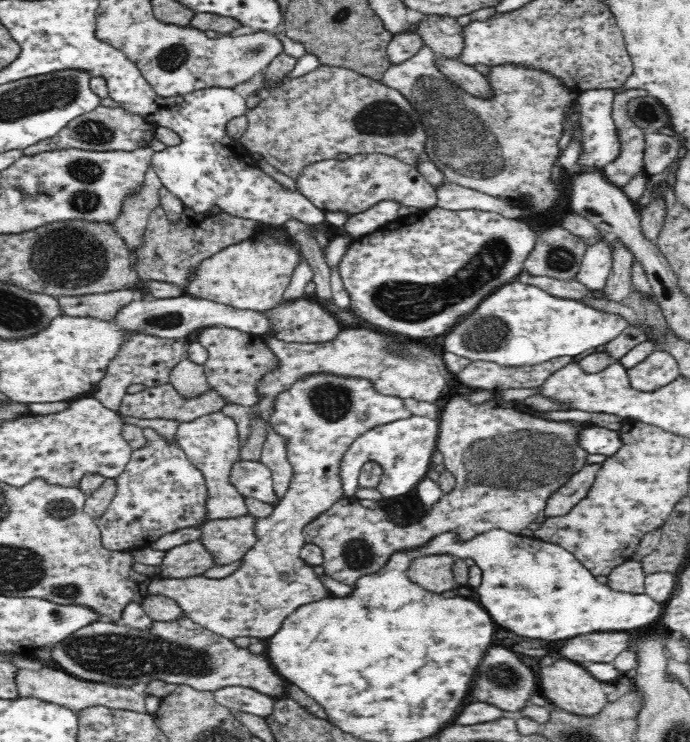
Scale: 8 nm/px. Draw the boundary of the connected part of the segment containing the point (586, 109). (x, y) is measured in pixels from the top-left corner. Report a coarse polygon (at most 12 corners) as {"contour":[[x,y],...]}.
{"contour":[[615,89],[578,93],[582,171],[618,158]]}

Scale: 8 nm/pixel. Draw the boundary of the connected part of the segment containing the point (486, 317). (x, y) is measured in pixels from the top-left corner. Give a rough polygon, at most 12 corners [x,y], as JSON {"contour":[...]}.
{"contour":[[511,282],[440,339],[505,367],[574,357],[624,317]]}

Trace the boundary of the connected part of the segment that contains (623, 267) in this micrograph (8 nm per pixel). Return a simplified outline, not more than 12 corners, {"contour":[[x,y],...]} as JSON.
{"contour":[[614,239],[612,268],[601,297],[620,303],[633,290],[637,260]]}

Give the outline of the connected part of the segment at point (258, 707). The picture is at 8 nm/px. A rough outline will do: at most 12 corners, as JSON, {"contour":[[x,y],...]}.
{"contour":[[226,686],[212,692],[216,702],[262,718],[274,710],[264,699],[245,686]]}

